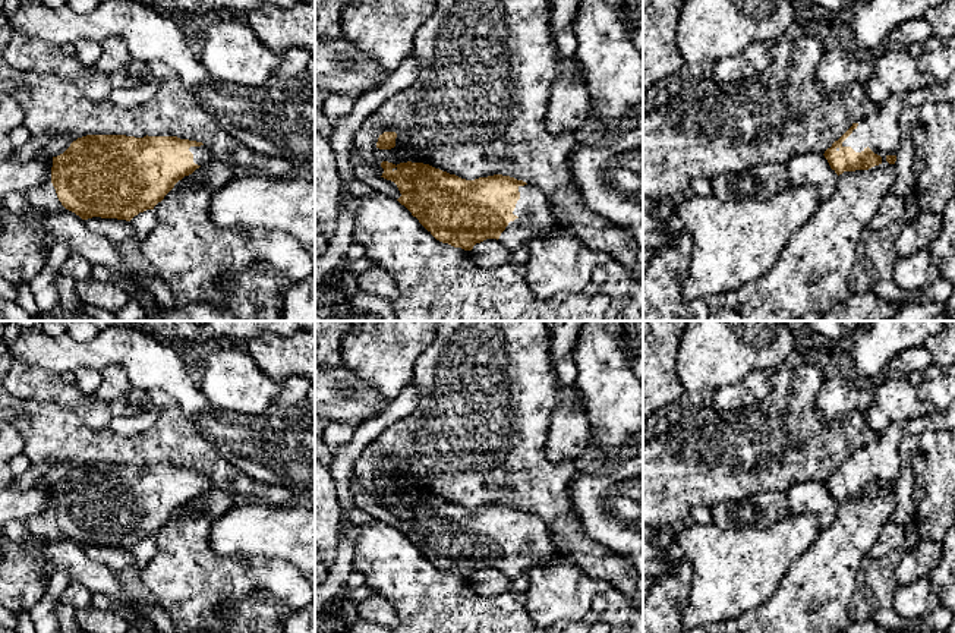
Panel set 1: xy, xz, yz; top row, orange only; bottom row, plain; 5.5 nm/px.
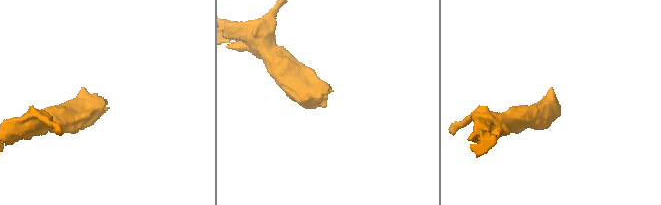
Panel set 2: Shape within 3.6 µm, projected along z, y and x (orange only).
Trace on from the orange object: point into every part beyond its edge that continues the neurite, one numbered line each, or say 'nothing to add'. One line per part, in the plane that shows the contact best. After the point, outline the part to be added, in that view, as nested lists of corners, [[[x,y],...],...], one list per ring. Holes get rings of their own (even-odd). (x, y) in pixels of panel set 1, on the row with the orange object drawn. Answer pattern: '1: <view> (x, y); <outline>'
1: xz (535, 219); [[[535,185],[519,186],[520,199],[513,214],[517,217],[510,221],[499,236],[499,242],[514,252],[540,234],[552,234],[557,226],[549,211],[546,195]]]

